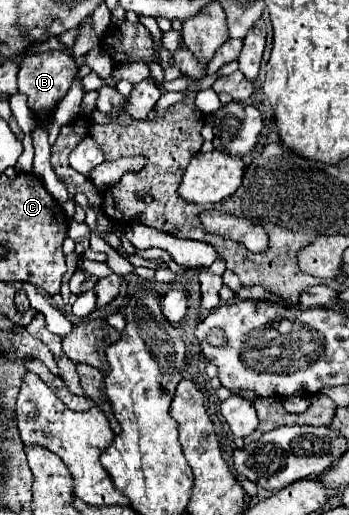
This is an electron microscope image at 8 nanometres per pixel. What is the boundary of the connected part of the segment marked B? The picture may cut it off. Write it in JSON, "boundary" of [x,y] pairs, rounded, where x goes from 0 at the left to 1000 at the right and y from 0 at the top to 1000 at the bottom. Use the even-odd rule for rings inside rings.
{"boundary":[[[120,99],[120,103],[86,103],[63,115],[57,138],[52,138],[52,177],[80,188],[80,208],[109,239],[132,239],[172,192],[189,184],[206,150],[218,146],[218,122],[201,107],[183,99]]]}

